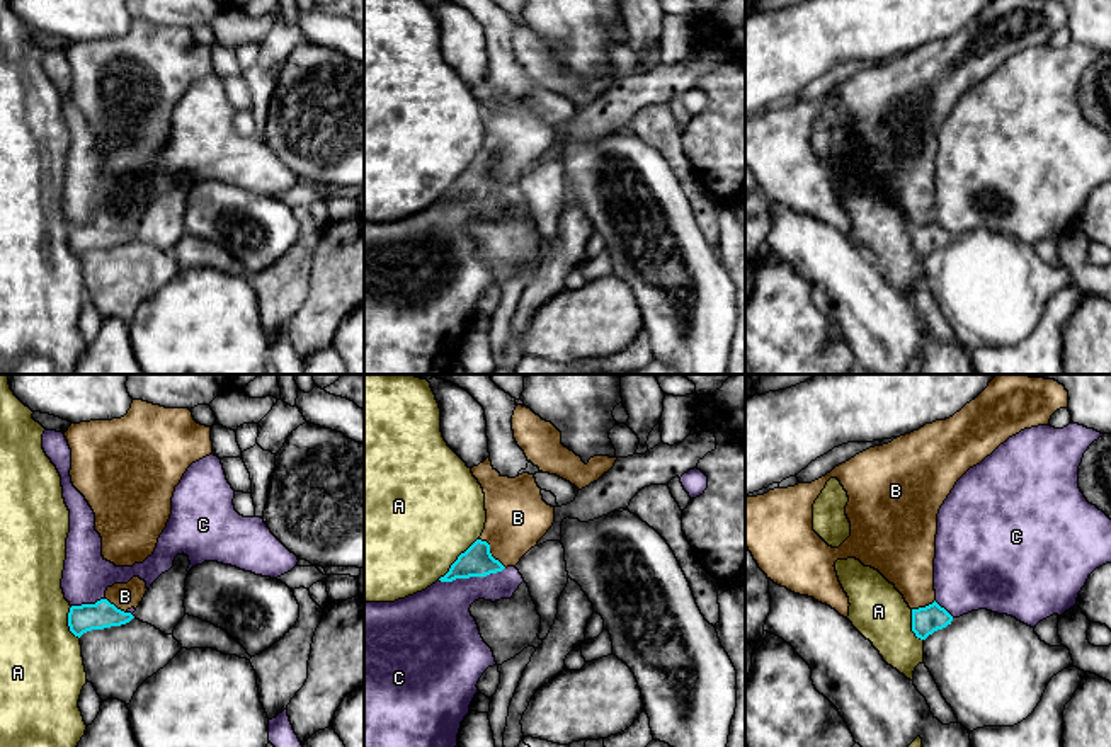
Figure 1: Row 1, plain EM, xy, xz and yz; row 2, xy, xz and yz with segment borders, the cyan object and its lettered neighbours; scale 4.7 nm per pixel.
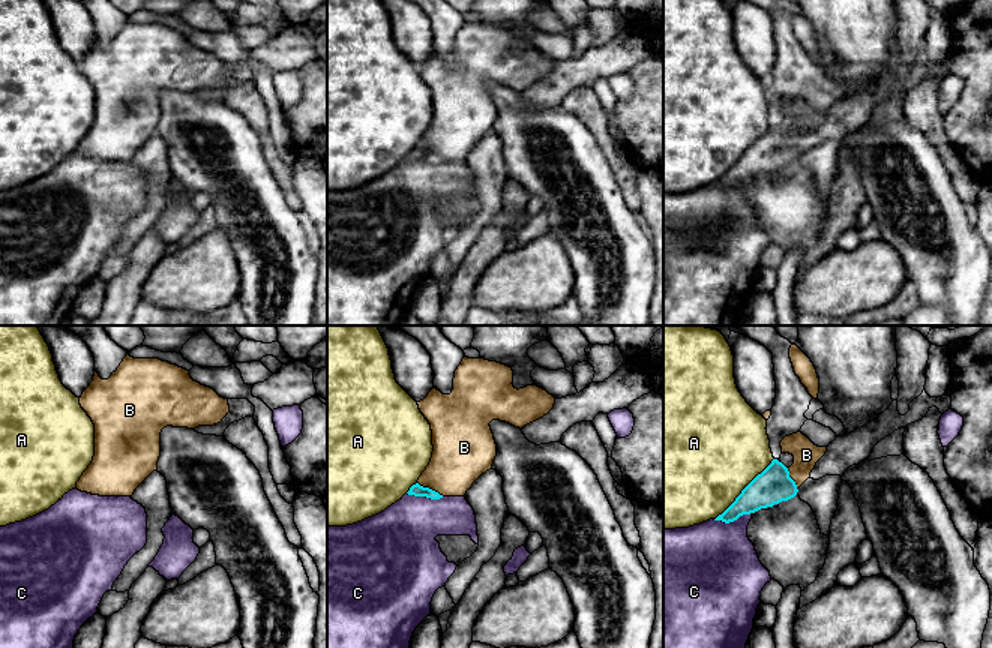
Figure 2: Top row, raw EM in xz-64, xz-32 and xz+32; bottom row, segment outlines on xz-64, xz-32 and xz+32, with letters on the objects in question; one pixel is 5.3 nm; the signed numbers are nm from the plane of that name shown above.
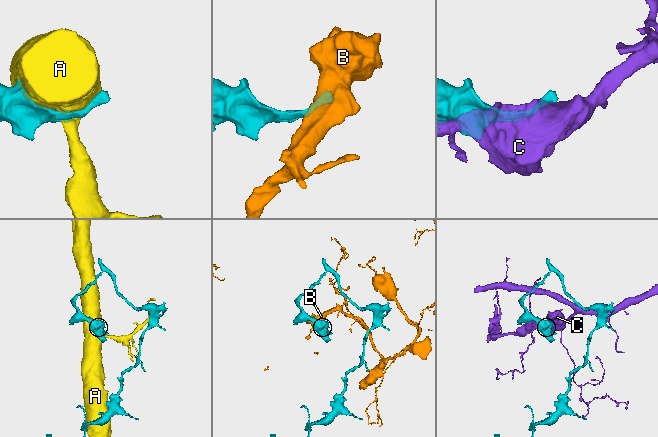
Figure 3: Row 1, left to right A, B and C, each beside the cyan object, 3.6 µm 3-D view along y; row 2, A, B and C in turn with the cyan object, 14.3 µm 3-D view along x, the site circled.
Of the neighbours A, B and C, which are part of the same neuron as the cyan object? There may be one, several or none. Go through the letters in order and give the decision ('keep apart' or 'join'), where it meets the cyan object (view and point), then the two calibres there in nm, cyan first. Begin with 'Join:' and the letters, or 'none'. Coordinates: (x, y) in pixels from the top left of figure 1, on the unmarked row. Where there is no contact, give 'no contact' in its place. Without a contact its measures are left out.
Join: none
A: keep apart; meets cyan in xz at (456, 179); 150 nm thick on the cyan side, 500 nm on the other
B: keep apart; meets cyan in xz at (489, 171); 150 nm thick on the cyan side, 300 nm on the other
C: keep apart; meets cyan in xz at (472, 194); 150 nm thick on the cyan side, 300 nm on the other

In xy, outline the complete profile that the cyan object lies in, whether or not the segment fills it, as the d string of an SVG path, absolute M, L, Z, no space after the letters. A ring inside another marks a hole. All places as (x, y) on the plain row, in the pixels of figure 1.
M100 218L95 223L71 225L68 231L68 245L70 250L80 257L87 250L121 245L133 237L131 231L124 231L107 218Z

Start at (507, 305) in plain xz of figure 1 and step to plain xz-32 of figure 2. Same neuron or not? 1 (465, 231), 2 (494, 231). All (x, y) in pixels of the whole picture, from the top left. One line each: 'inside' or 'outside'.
1: inside
2: outside

